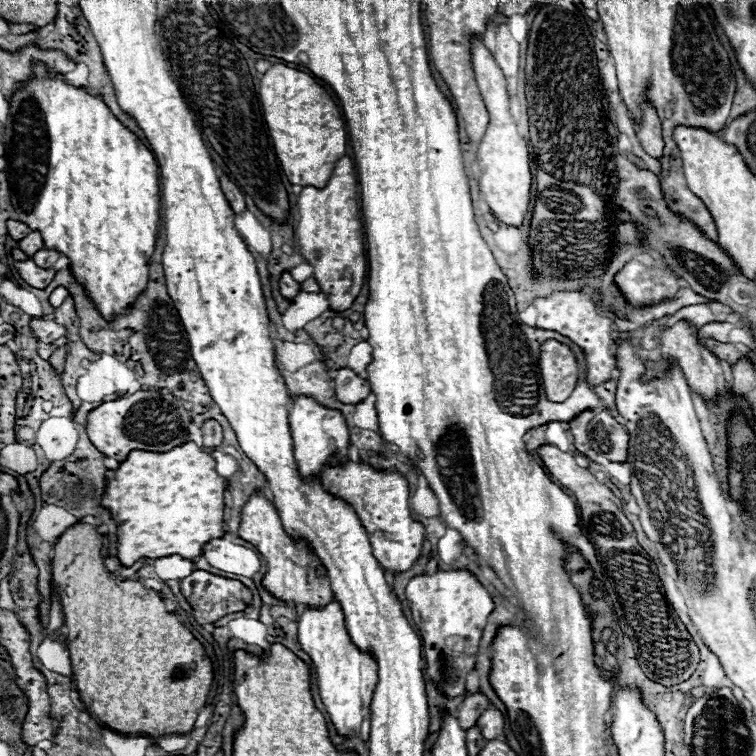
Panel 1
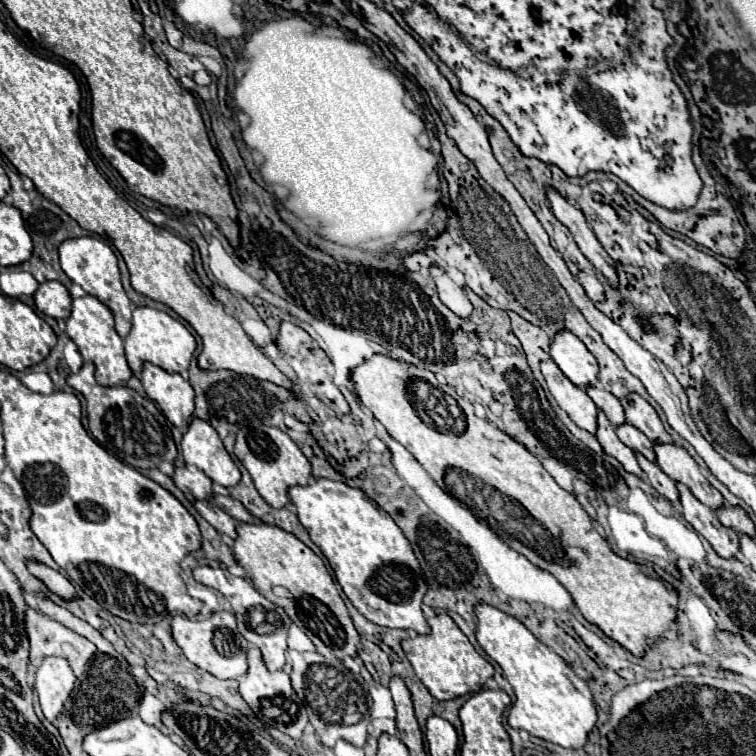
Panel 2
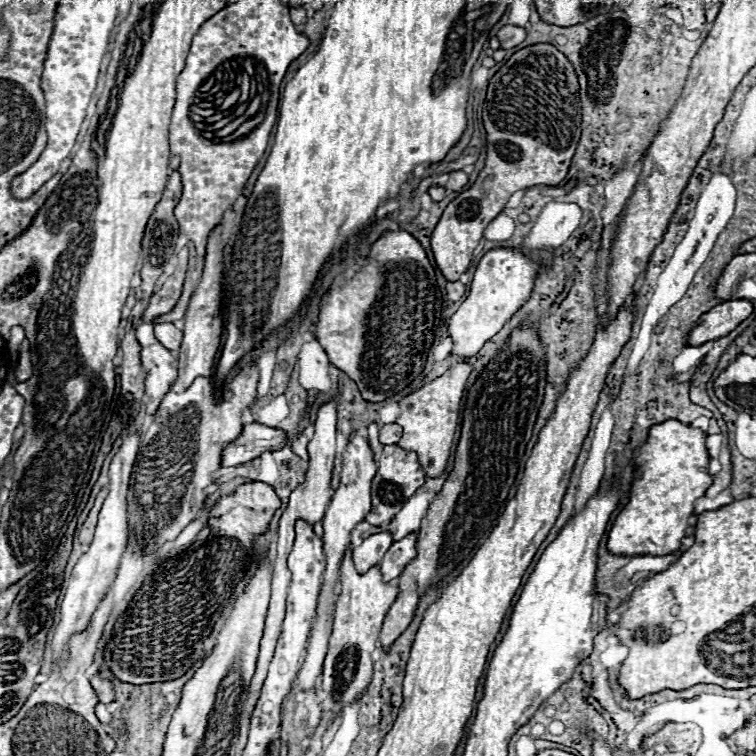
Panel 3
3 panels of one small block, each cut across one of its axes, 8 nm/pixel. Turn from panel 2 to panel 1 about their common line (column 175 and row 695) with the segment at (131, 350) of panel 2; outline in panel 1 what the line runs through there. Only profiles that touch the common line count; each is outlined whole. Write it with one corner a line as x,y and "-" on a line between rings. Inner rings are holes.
332,600
326,608
306,608
298,618
298,642
300,648
310,656
314,664
318,694
322,704
326,706
328,718
336,730
336,734
344,738
352,738
360,732
360,726
370,712
372,694
376,688
376,662
372,654
360,652
346,632
344,614
336,600

